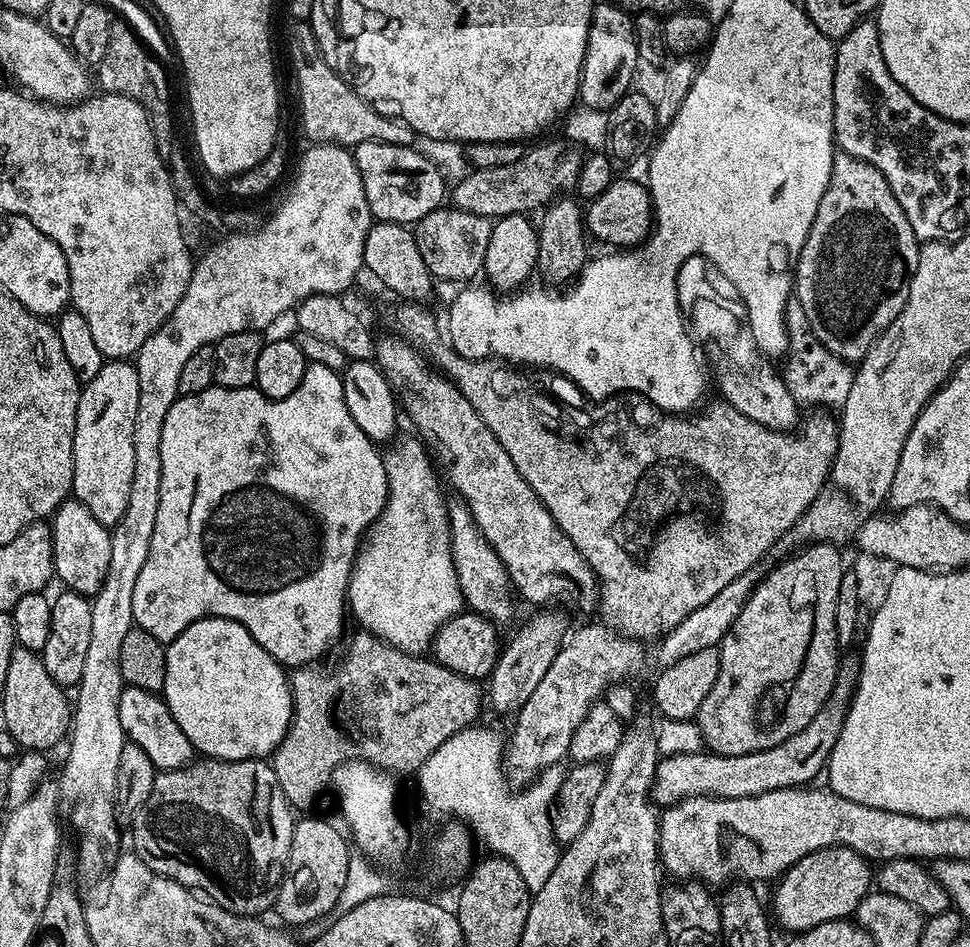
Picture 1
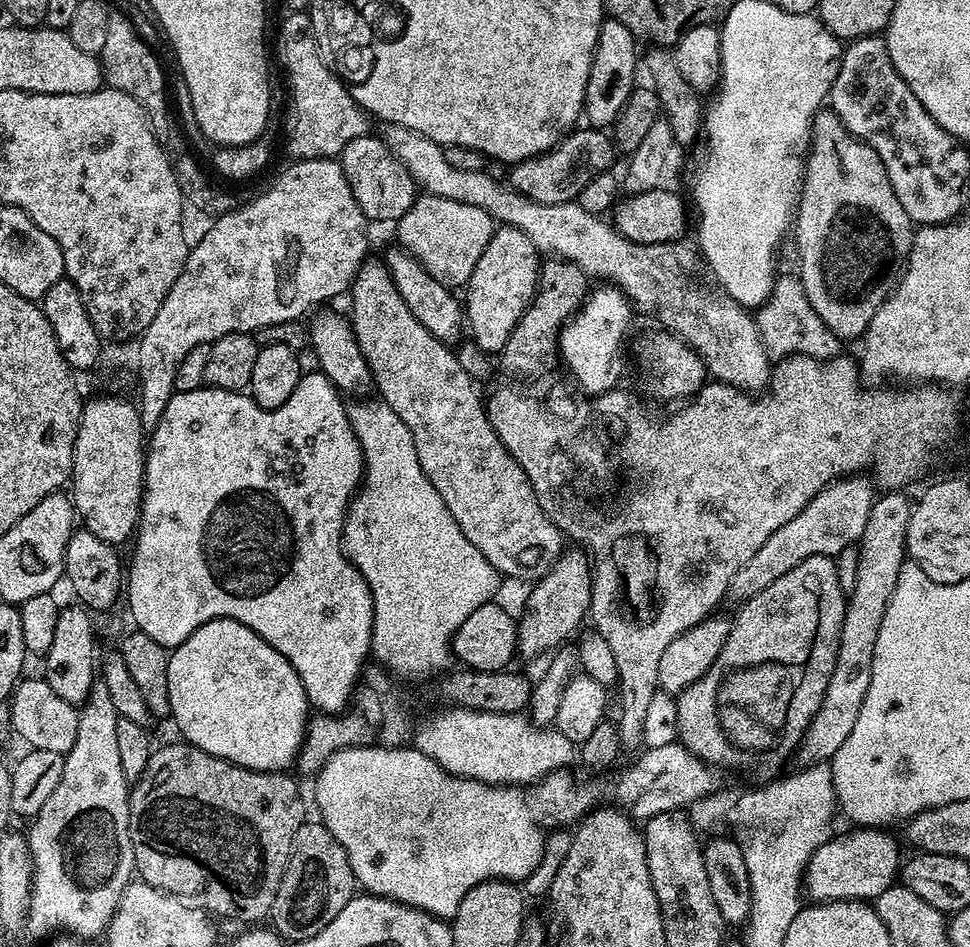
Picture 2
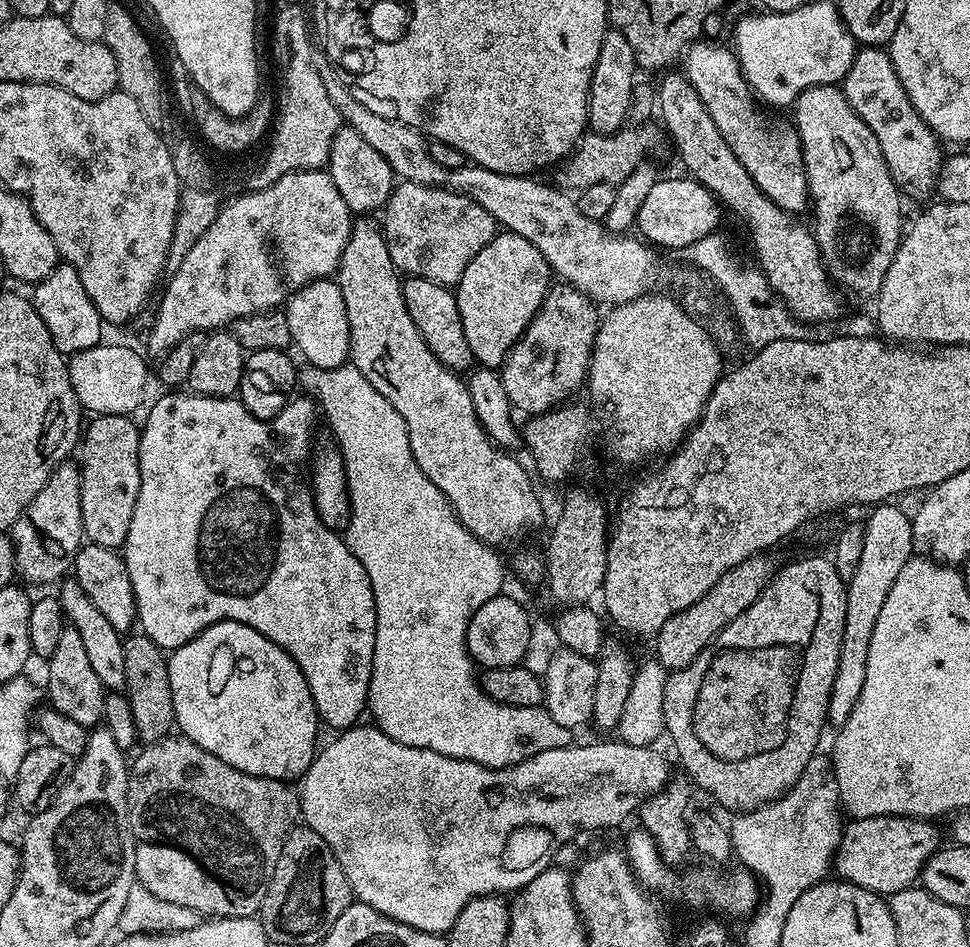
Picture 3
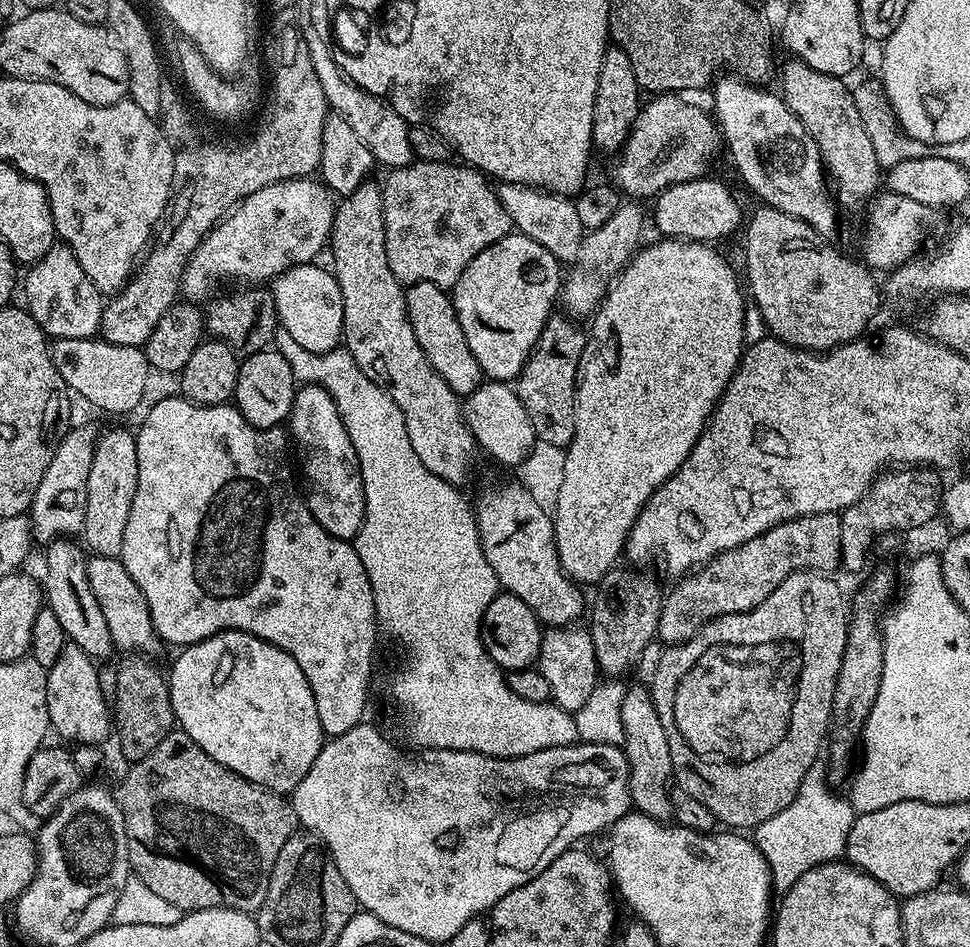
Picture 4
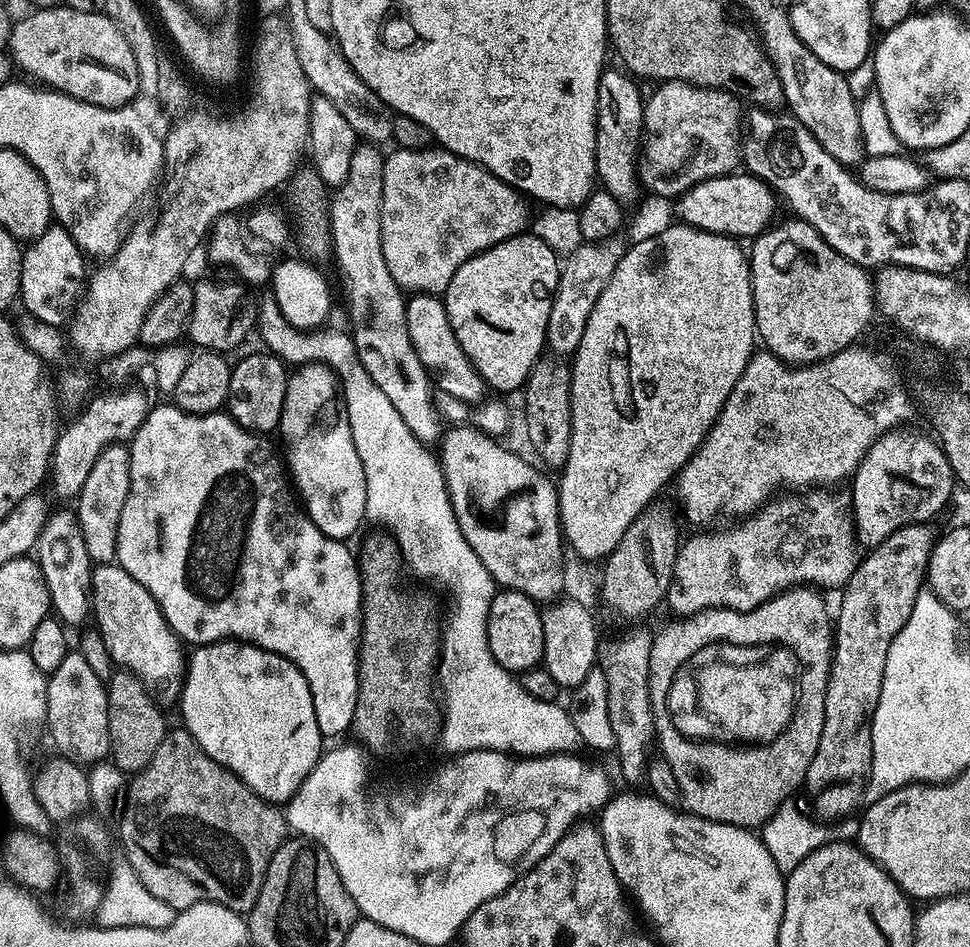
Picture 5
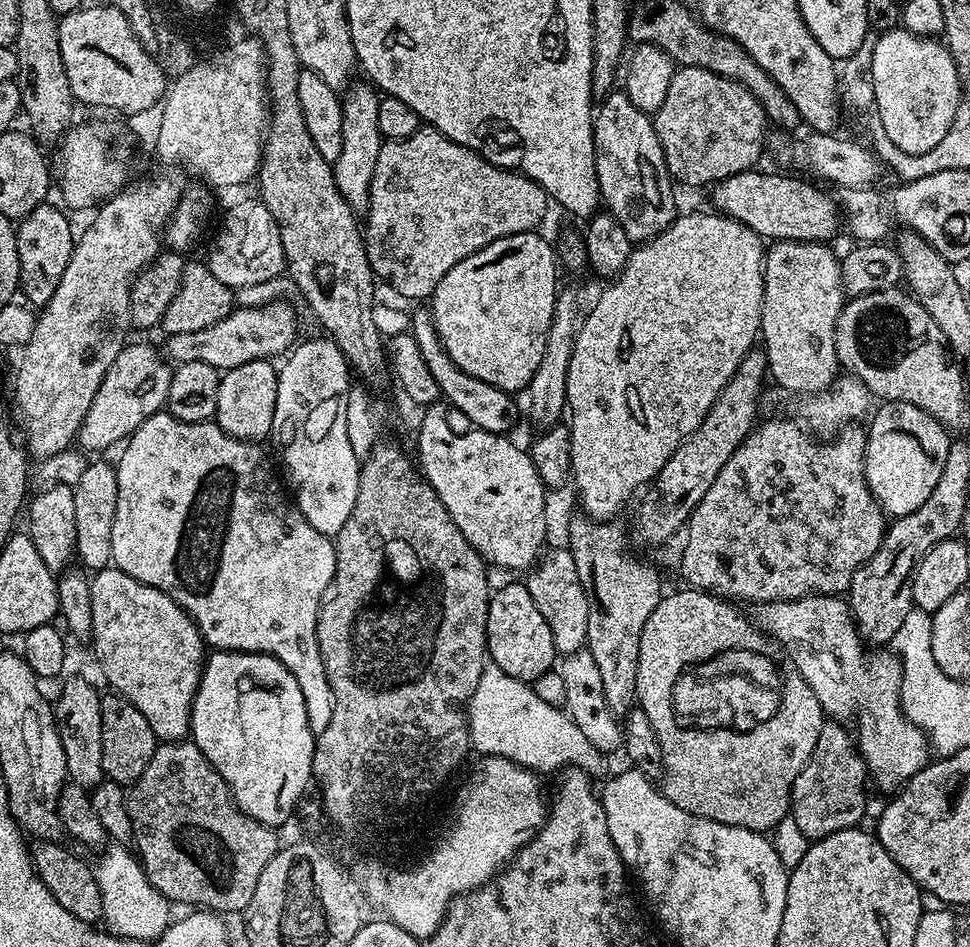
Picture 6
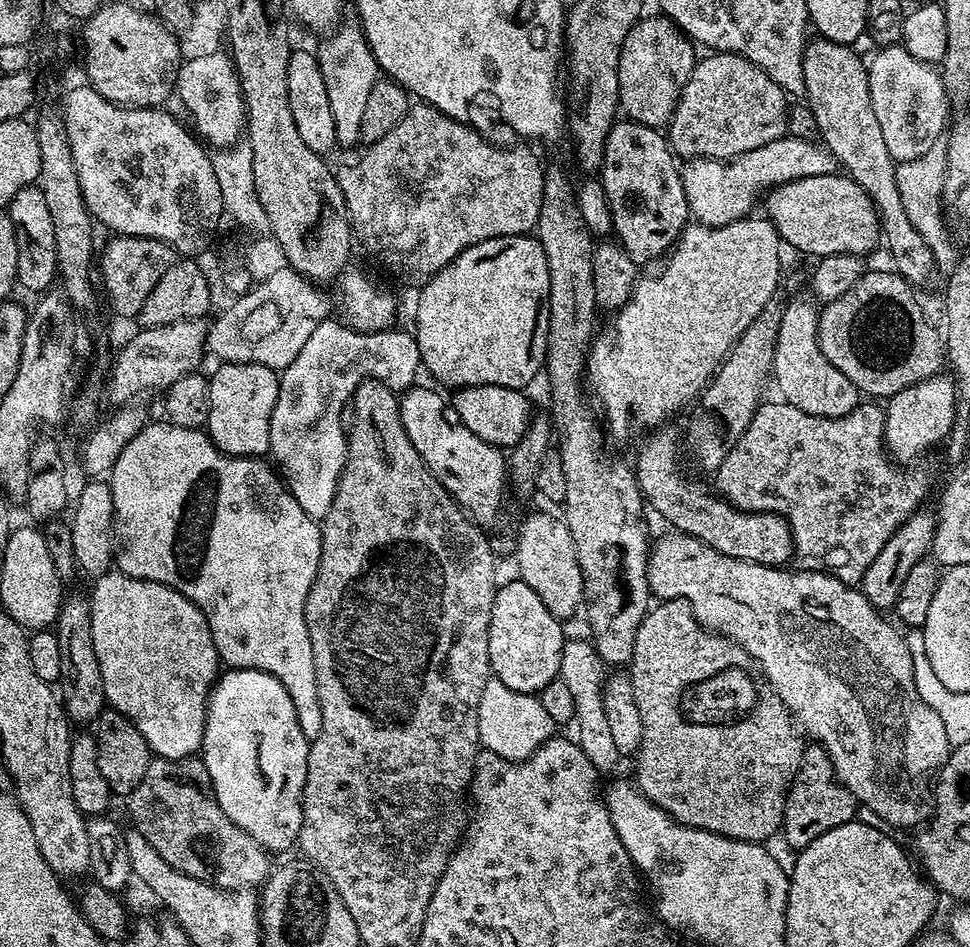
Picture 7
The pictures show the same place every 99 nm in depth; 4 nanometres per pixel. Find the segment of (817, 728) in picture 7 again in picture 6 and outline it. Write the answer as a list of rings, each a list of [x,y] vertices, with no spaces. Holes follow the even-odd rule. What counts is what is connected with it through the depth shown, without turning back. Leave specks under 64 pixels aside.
[[[809,594],[800,597],[799,600],[770,600],[767,602],[760,602],[755,605],[755,608],[756,616],[754,615],[754,623],[756,627],[760,629],[765,637],[771,638],[771,636],[773,636],[773,638],[784,647],[785,654],[792,659],[791,667],[800,673],[800,677],[808,683],[810,690],[814,690],[814,698],[818,698],[818,702],[824,707],[825,713],[836,722],[848,722],[851,716],[856,719],[854,743],[859,751],[860,757],[864,759],[864,765],[868,767],[869,777],[871,777],[872,780],[876,779],[876,784],[882,791],[888,792],[887,794],[895,793],[911,776],[918,774],[918,770],[922,770],[925,764],[929,763],[930,755],[928,756],[928,752],[930,753],[930,745],[928,737],[924,735],[923,730],[921,730],[917,724],[911,724],[911,722],[908,721],[906,714],[900,708],[900,687],[902,686],[902,666],[900,665],[900,657],[892,650],[872,651],[865,647],[860,639],[860,631],[856,628],[856,621],[852,618],[852,610],[848,606],[847,599],[841,598],[836,594]]]

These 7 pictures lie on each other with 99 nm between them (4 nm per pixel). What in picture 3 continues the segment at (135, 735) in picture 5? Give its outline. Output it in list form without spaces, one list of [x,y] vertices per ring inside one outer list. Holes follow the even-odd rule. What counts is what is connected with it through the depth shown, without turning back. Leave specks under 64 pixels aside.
[[[129,635],[124,640],[126,654],[126,682],[122,692],[128,698],[130,711],[134,716],[139,739],[145,745],[157,744],[173,731],[176,715],[174,714],[174,698],[170,690],[170,674],[168,673],[168,656],[165,649],[159,648],[149,636]]]

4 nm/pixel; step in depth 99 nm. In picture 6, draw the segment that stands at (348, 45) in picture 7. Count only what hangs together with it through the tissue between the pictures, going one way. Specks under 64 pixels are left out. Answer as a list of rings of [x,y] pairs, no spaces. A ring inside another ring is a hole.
[[[353,83],[343,93],[340,109],[342,110],[342,154],[332,164],[334,182],[353,210],[364,210],[368,207],[368,191],[374,174],[374,165],[378,162],[378,150],[382,143],[378,126],[378,106],[381,97],[371,83]]]

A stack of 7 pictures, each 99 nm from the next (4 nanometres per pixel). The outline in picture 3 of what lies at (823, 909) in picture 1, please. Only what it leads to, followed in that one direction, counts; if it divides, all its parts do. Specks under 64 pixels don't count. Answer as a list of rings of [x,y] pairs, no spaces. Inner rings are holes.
[[[875,816],[849,819],[843,825],[840,844],[834,857],[834,872],[839,879],[857,884],[887,898],[898,890],[913,887],[920,879],[924,864],[941,847],[935,823],[915,816]]]

